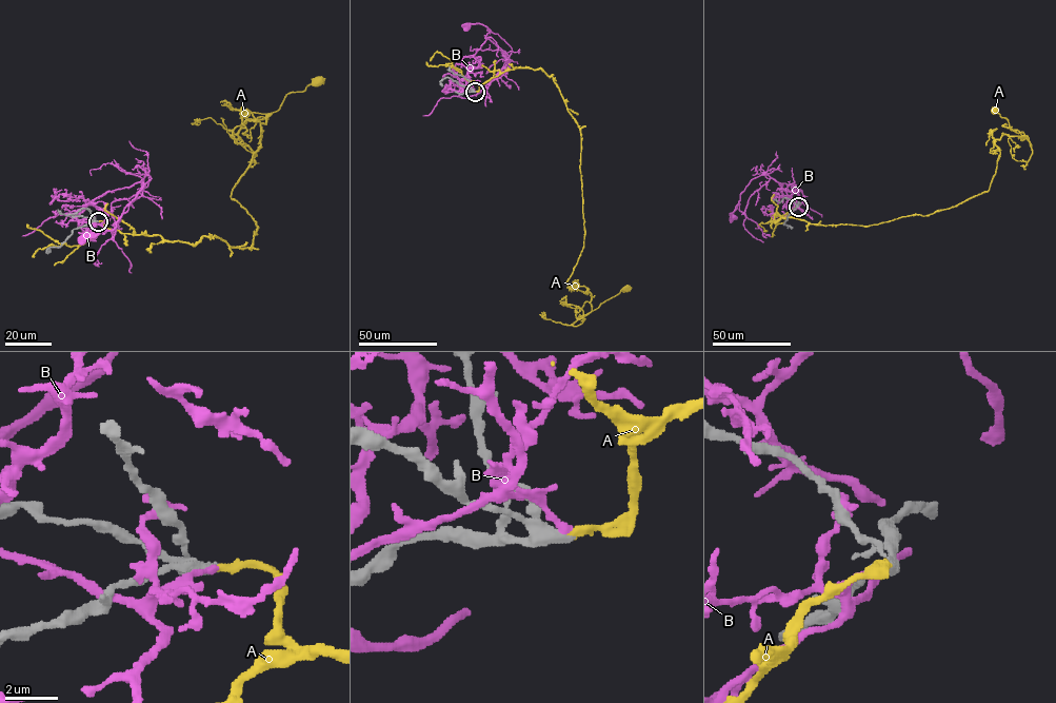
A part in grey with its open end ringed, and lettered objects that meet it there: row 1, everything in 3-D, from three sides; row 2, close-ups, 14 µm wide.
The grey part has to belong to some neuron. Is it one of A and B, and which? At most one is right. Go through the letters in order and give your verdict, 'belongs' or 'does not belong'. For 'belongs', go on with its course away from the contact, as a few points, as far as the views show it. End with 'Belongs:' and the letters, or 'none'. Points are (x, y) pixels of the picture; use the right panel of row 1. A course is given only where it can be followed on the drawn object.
A: belongs; course (798, 207), (775, 222), (869, 226), (987, 192), (994, 140), (1024, 135), (994, 110)
B: does not belong
Belongs: A

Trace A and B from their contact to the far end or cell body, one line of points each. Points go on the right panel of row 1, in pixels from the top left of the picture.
A: (798, 207), (775, 222), (869, 226), (987, 192), (994, 140), (1024, 135), (994, 110)
B: (797, 207), (804, 198), (800, 190), (762, 174), (753, 178), (740, 194), (735, 210), (730, 213), (733, 218)

